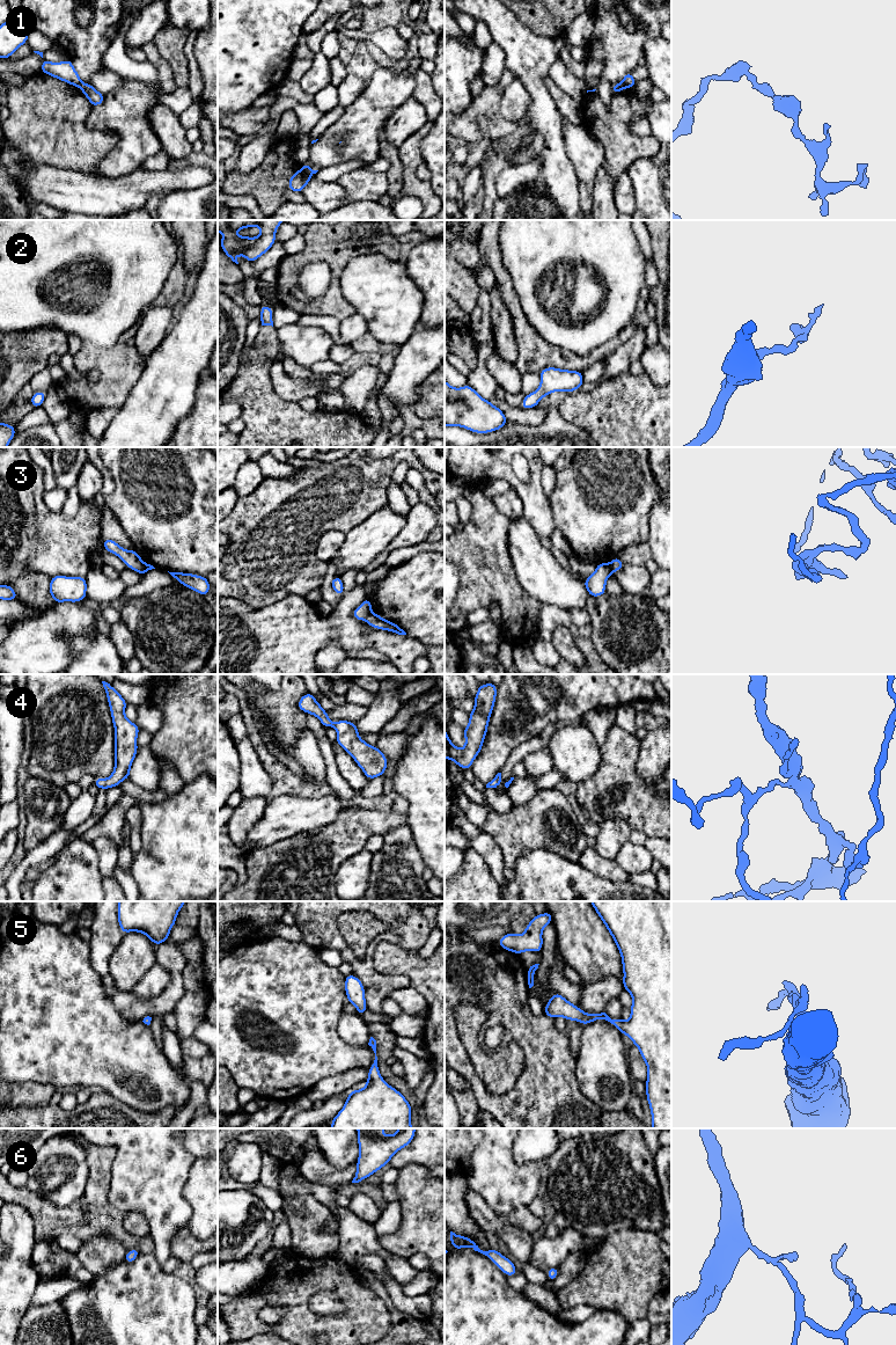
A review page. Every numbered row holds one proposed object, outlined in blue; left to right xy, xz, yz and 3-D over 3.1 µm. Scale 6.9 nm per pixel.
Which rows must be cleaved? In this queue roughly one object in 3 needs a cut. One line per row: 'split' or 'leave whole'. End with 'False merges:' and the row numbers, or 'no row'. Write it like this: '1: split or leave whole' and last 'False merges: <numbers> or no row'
1: split
2: leave whole
3: split
4: leave whole
5: leave whole
6: leave whole
False merges: 1, 3

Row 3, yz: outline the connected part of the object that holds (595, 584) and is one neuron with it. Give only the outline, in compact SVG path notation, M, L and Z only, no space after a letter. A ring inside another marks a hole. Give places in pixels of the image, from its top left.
M610 563L596 564L596 570L583 583L589 597L600 597L605 594L605 584L609 576L612 573Z

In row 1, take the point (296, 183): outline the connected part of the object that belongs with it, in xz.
M302 167L288 180L288 189L301 193L303 188L309 183L311 175Z

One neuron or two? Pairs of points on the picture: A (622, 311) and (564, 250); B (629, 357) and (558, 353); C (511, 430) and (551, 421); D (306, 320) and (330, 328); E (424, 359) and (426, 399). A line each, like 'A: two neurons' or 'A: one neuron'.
A: one neuron
B: two neurons
C: one neuron
D: one neuron
E: two neurons

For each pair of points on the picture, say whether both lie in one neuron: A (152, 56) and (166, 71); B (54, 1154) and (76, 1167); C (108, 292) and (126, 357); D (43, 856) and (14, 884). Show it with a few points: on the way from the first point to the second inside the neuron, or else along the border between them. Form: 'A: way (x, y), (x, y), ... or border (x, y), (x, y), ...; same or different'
A: way (155, 59), (162, 67); same
B: way (60, 1160), (67, 1167), (71, 1167); same
C: border (118, 342), (109, 349), (97, 349), (92, 345); different
D: way (34, 857), (17, 875); same

